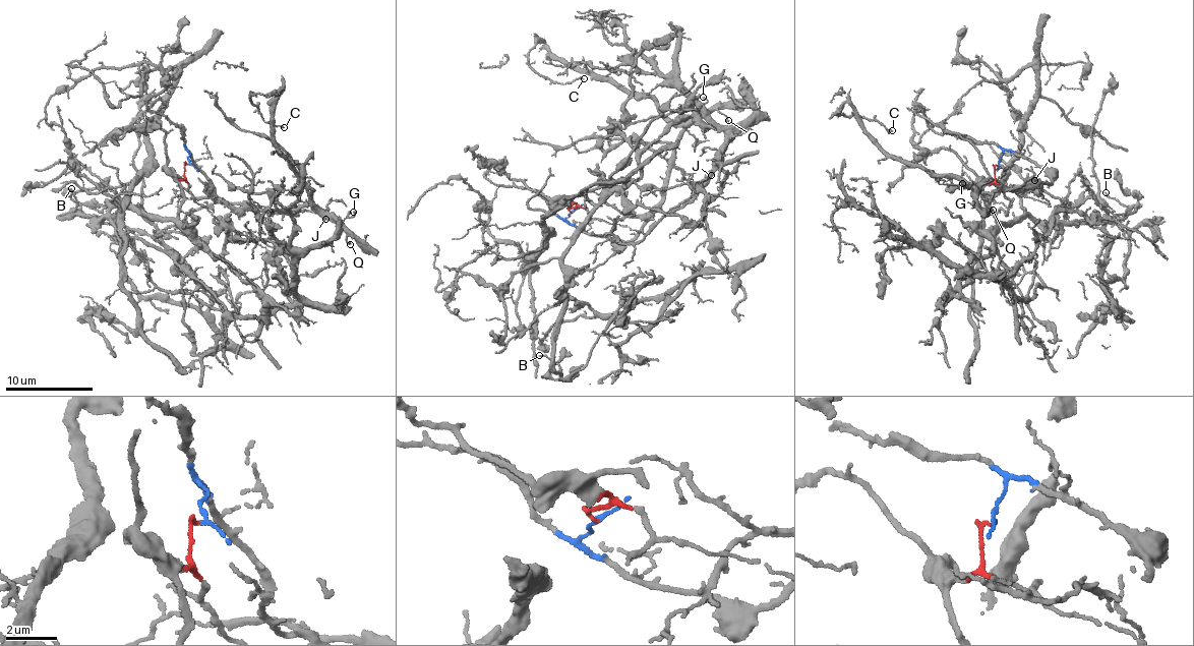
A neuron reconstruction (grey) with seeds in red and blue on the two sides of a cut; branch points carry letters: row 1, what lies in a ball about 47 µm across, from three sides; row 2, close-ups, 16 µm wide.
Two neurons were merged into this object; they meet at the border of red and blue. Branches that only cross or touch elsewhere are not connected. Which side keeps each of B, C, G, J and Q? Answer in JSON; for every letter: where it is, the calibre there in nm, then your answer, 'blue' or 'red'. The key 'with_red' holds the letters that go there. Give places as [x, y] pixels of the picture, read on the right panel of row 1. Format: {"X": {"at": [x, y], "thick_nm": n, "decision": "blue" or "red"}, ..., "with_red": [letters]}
{"B": {"at": [1106, 192], "thick_nm": 130, "decision": "red"}, "C": {"at": [892, 130], "thick_nm": 130, "decision": "blue"}, "G": {"at": [962, 183], "thick_nm": 140, "decision": "blue"}, "J": {"at": [1034, 180], "thick_nm": 140, "decision": "blue"}, "Q": {"at": [993, 210], "thick_nm": 130, "decision": "blue"}, "with_red": ["B"]}

